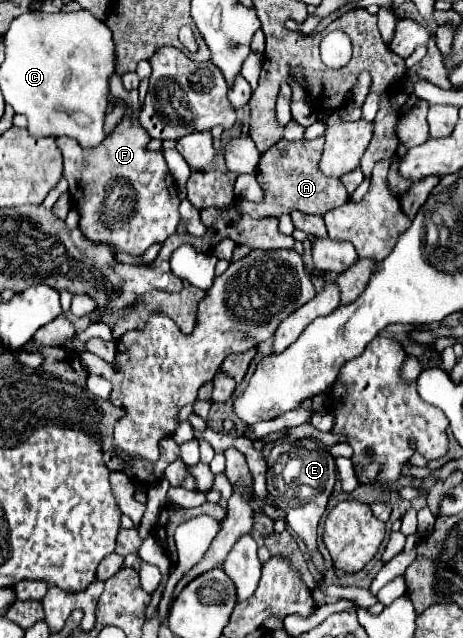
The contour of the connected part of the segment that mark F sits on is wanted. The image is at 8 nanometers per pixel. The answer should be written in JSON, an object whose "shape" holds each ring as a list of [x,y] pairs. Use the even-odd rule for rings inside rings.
{"shape":[[[113,75],[109,80],[110,91],[113,96],[123,97],[125,103],[129,103],[133,115],[131,117],[123,117],[115,129],[109,133],[109,137],[101,143],[101,147],[97,149],[81,149],[79,143],[71,137],[59,137],[57,145],[63,153],[65,159],[65,169],[63,169],[63,177],[69,183],[69,169],[81,169],[79,177],[77,177],[77,189],[79,189],[79,199],[77,199],[77,211],[81,215],[79,219],[79,229],[83,231],[83,235],[95,243],[111,243],[117,251],[123,253],[131,253],[131,255],[143,255],[153,243],[163,243],[169,235],[175,233],[177,221],[179,217],[179,195],[177,195],[177,183],[173,179],[173,175],[169,173],[167,161],[163,157],[161,151],[149,151],[147,145],[151,141],[151,137],[147,135],[147,129],[141,127],[139,121],[139,93],[137,91],[127,91],[124,89],[121,76]],[[113,187],[119,187],[119,197],[117,201],[107,205],[109,193]]]}

